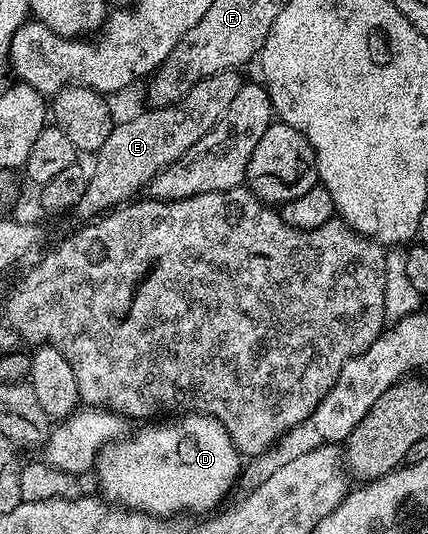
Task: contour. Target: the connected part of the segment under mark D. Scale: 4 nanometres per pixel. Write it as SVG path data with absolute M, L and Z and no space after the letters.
M177 414L164 422L149 422L138 428L141 428L138 432L130 431L124 438L106 444L97 456L95 473L97 472L97 480L101 483L99 492L110 504L166 518L180 517L180 512L209 514L218 507L216 504L232 490L233 483L242 475L242 453L237 451L227 430L214 416Z

